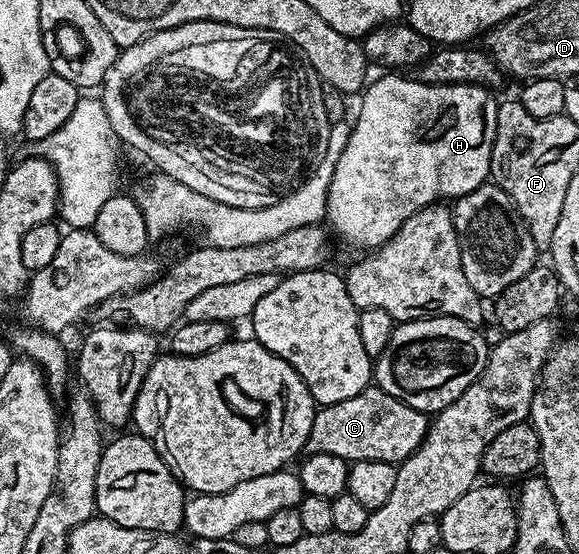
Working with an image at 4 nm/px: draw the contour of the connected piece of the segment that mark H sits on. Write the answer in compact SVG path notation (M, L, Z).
M382 75L379 81L371 80L365 86L361 94L362 106L358 109L358 118L353 118L350 138L336 163L336 171L332 171L332 183L328 187L328 203L326 204L326 221L329 228L336 231L337 235L354 247L375 249L383 245L392 237L411 217L417 209L426 205L441 202L442 197L457 199L476 191L476 187L487 184L490 177L490 160L492 159L492 147L496 139L496 115L498 114L499 98L494 98L489 88L484 85L425 85L417 79L401 81L398 75Z

